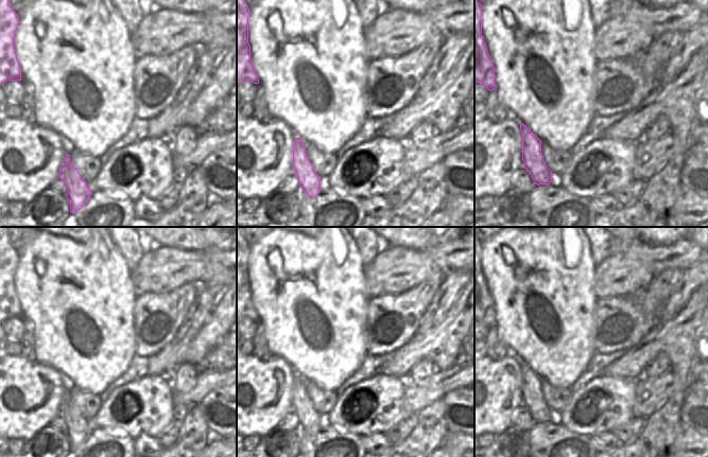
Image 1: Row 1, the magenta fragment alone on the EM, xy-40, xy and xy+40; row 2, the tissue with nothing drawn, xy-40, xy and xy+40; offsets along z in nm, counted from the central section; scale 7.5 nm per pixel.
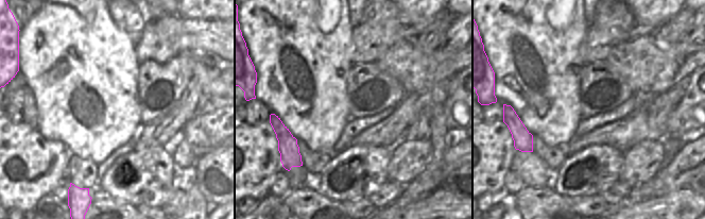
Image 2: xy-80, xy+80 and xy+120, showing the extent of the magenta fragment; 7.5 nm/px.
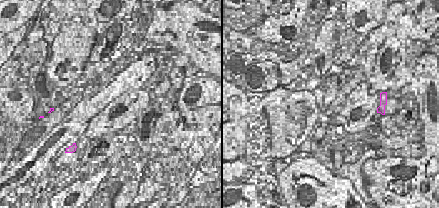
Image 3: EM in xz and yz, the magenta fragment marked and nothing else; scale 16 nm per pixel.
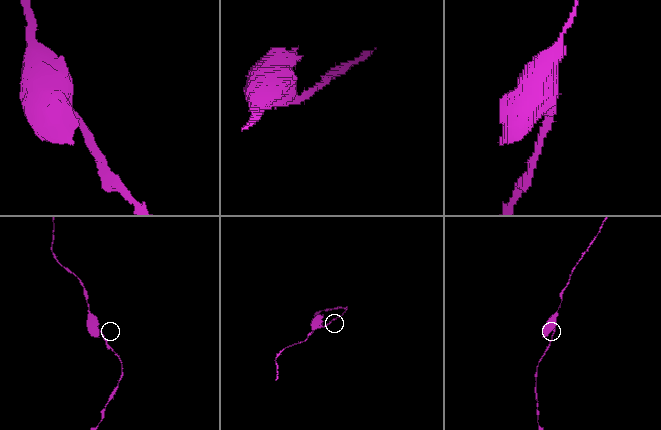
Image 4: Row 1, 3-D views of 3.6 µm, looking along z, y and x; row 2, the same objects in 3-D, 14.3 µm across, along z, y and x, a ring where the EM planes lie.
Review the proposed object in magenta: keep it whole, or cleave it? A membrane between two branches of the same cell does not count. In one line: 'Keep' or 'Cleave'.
Keep

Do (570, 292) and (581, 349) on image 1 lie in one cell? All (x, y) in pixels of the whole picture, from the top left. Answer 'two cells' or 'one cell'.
one cell

